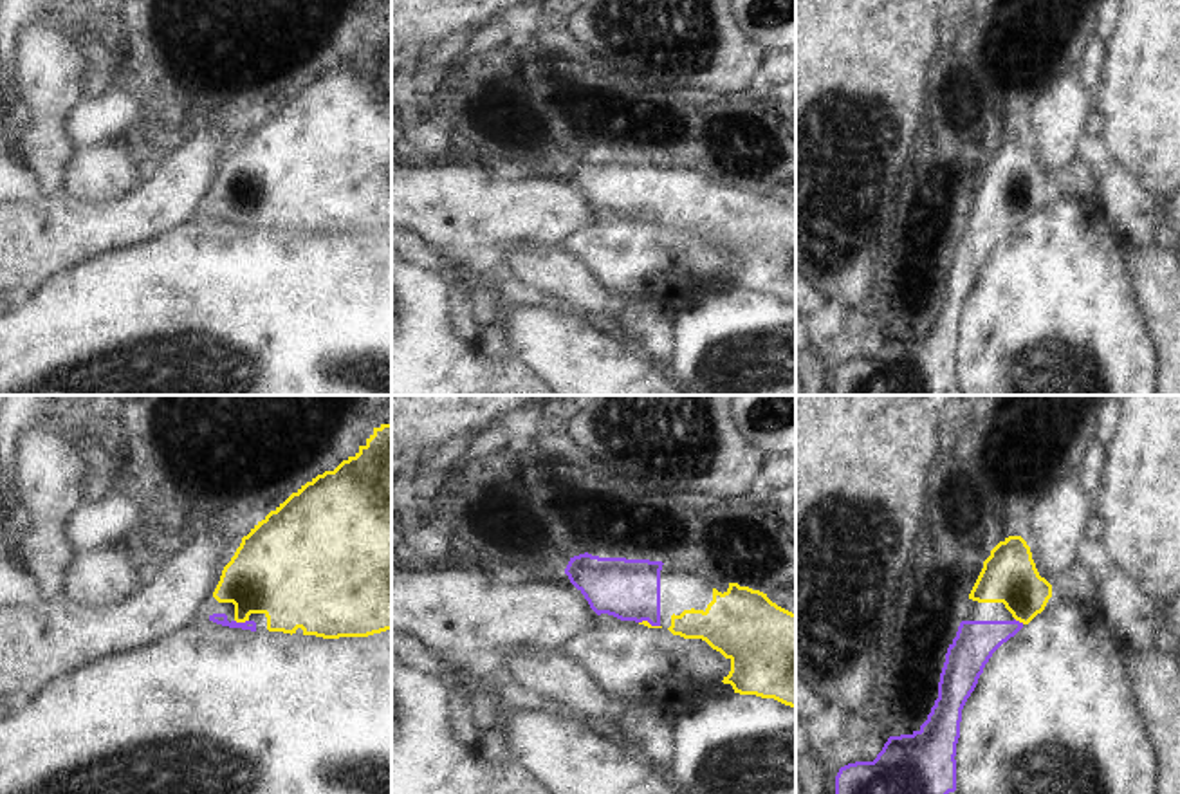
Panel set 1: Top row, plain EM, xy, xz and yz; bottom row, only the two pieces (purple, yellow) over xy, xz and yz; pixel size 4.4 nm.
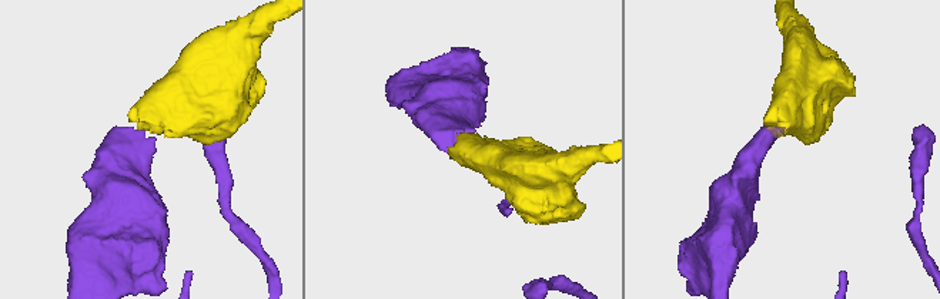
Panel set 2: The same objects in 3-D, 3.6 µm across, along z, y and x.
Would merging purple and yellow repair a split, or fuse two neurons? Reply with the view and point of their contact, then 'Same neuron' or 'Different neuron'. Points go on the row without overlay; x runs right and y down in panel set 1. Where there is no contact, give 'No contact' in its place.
Touches purple at xy (242, 219). Same neuron

